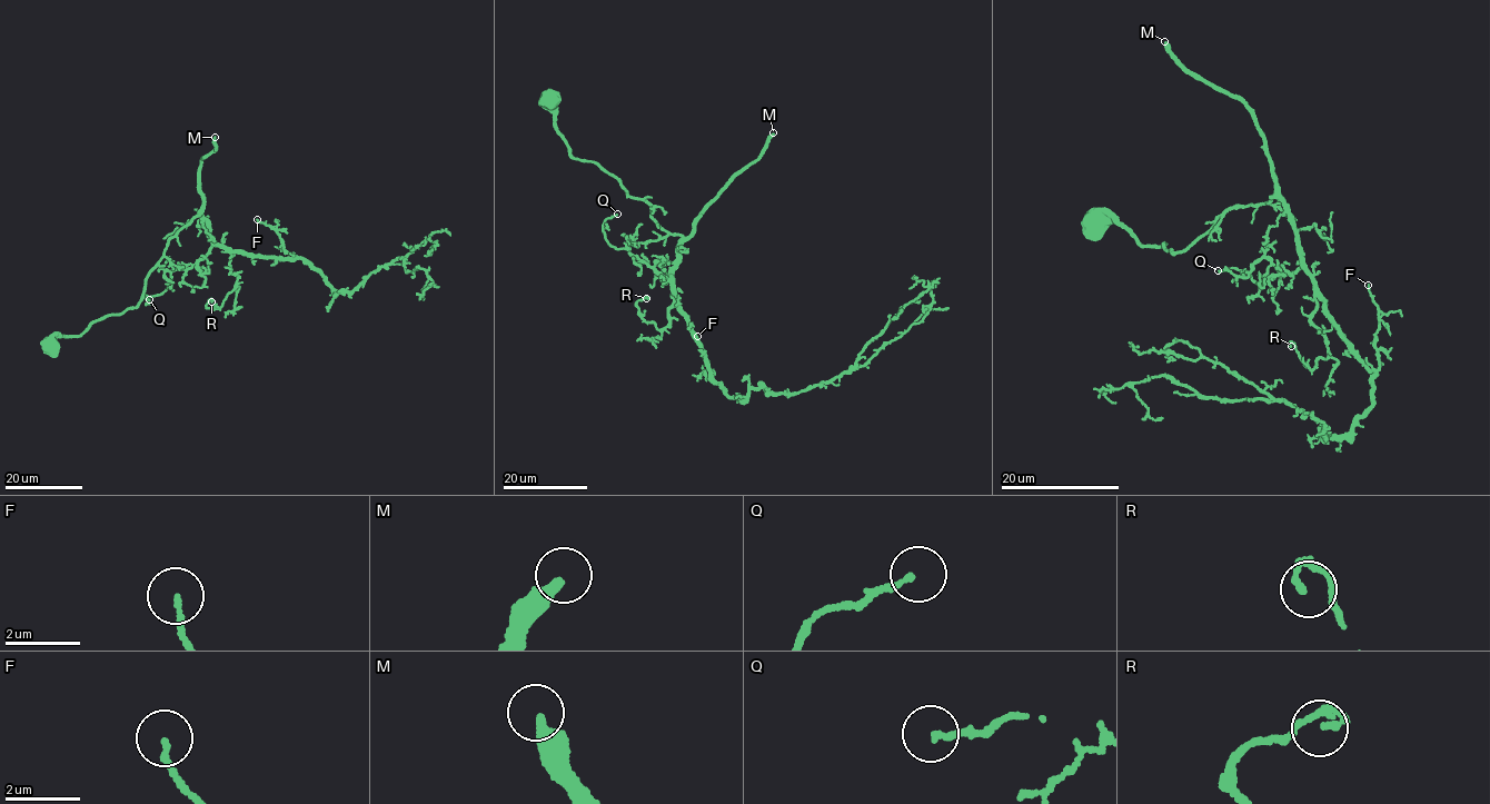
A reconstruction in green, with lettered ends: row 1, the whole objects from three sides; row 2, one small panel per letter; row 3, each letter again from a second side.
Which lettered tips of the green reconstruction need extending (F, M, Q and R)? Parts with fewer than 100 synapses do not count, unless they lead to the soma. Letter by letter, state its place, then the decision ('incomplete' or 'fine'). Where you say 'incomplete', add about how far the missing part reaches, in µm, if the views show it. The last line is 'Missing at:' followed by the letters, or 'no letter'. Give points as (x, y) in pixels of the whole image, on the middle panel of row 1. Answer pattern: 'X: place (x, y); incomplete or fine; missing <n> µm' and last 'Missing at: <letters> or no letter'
F: place (697, 336); fine
M: place (773, 132); incomplete; missing 300 µm
Q: place (617, 214); fine
R: place (646, 298); fine
Missing at: M

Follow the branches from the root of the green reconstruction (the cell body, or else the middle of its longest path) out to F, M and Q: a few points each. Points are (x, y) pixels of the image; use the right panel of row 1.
F: (1096, 222), (1181, 252), (1229, 209), (1280, 199), (1330, 318), (1376, 369), (1379, 313), (1368, 285)
M: (1096, 222), (1181, 252), (1229, 209), (1264, 205), (1274, 191), (1253, 110), (1184, 68), (1164, 41)
Q: (1096, 222), (1181, 252), (1229, 209), (1280, 199), (1302, 265), (1281, 276), (1272, 265), (1261, 288), (1218, 270)

